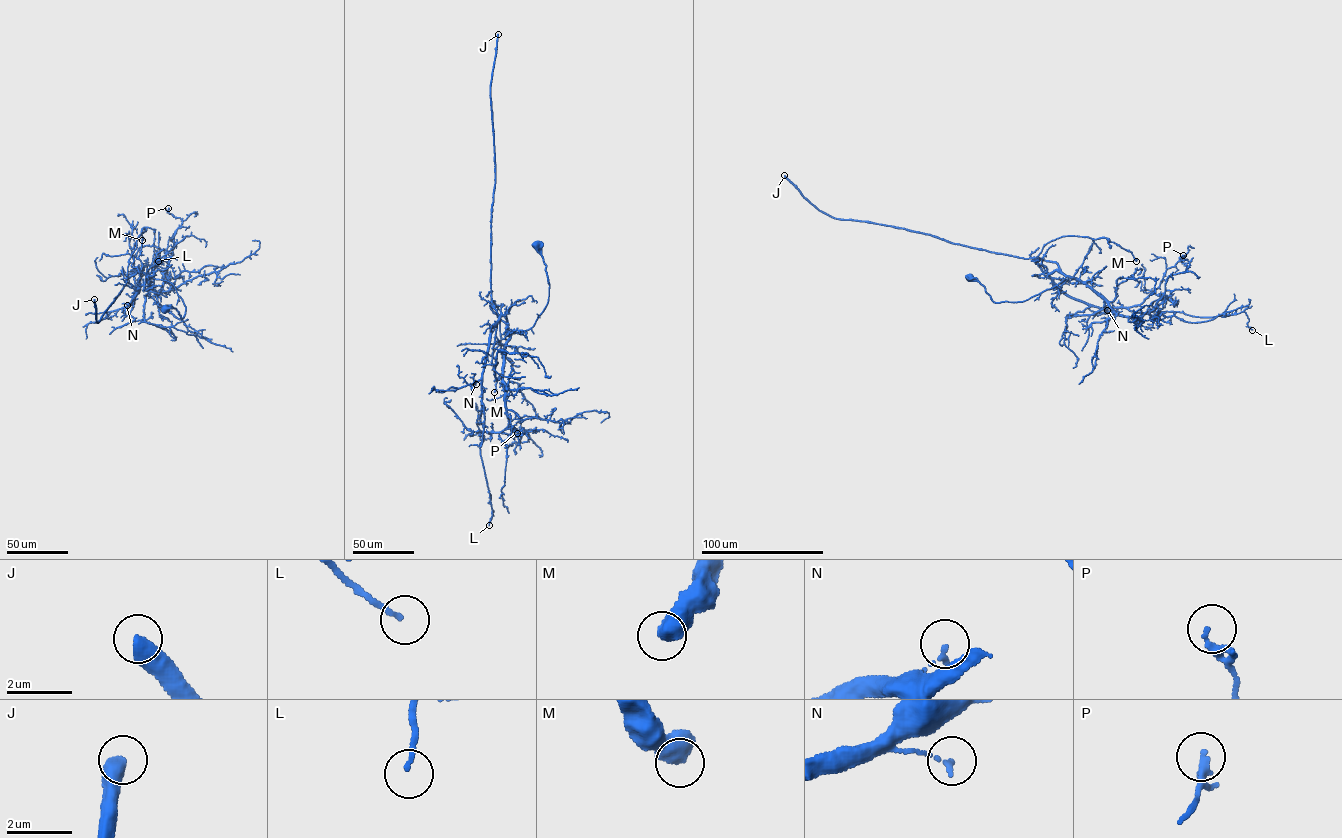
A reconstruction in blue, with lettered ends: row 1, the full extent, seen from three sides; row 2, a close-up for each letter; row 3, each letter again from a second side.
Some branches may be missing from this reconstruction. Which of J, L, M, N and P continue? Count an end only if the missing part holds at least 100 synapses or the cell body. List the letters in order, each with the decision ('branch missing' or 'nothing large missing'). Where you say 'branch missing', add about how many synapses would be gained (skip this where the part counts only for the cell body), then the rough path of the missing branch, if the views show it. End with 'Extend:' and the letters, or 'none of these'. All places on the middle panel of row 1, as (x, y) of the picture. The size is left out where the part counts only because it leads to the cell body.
J: branch missing; about 500 synapses
L: nothing large missing
M: nothing large missing
N: nothing large missing
P: nothing large missing
Extend: J

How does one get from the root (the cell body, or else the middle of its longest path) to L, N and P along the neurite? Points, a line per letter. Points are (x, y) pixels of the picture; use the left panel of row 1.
L: (165, 308), (183, 318), (186, 308), (171, 283), (149, 277), (132, 304), (158, 246), (158, 261)
N: (165, 308), (174, 308), (183, 318), (186, 308), (171, 283), (149, 277), (139, 287), (133, 303), (127, 305)
P: (165, 308), (183, 318), (186, 308), (171, 283), (148, 278), (157, 294), (182, 221), (168, 208)

